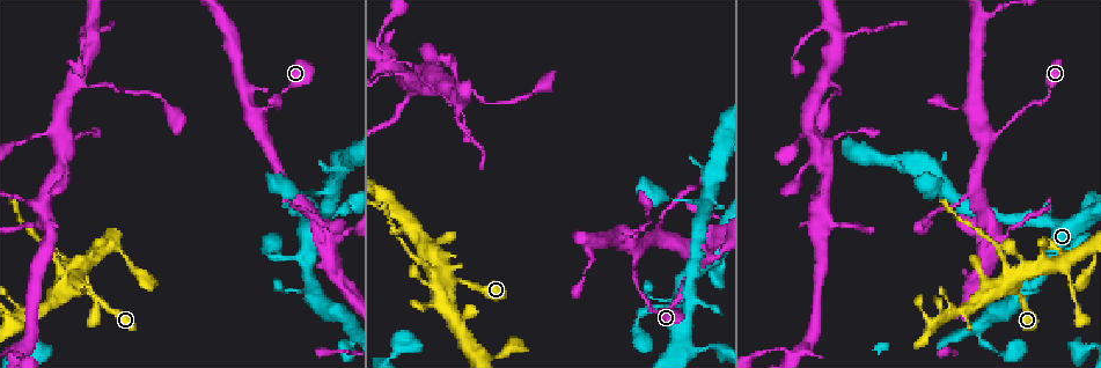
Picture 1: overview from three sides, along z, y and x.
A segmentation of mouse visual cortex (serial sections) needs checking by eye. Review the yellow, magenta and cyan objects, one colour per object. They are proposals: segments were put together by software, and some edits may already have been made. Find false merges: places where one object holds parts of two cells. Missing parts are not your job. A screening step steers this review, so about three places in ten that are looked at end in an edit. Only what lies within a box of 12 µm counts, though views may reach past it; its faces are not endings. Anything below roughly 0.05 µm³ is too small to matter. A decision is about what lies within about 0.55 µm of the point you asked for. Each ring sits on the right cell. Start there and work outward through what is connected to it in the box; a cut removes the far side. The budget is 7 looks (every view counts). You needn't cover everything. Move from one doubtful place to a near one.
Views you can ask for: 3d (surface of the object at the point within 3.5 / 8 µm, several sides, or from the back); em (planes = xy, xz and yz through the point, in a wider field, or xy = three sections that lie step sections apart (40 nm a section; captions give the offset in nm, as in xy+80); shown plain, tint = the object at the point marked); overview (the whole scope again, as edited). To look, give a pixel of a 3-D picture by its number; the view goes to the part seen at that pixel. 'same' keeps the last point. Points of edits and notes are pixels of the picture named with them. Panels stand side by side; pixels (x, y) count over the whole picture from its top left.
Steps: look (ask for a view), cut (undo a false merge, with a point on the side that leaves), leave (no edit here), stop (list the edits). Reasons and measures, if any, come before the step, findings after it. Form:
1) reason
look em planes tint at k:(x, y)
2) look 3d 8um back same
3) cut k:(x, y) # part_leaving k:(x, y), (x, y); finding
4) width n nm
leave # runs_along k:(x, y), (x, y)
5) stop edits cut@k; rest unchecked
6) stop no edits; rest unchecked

four or more arms meet
look 3d 8um at 1:(454, 277)

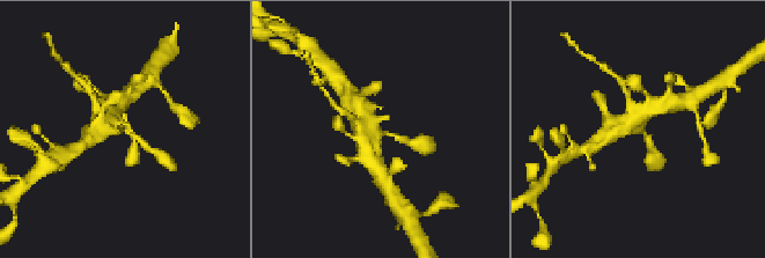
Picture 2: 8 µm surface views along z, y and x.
look em xy step 3 tint at 2:(119, 124)

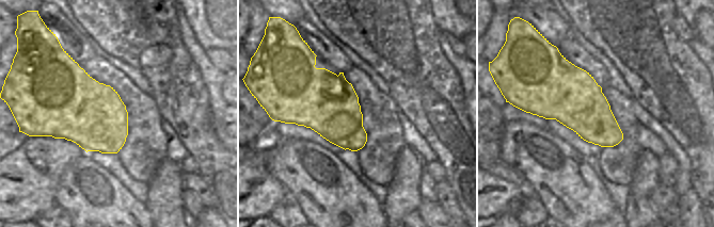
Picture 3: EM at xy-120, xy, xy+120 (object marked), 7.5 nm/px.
leave # one cell here

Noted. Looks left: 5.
three-way junction
look 3d 3.5um back at 1:(687, 349)

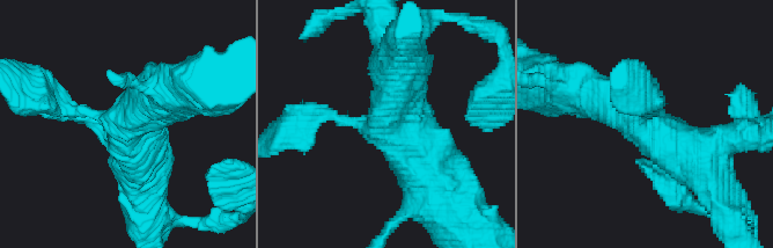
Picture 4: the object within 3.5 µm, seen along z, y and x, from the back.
arms 3; arm_widths 200, 500, 700 nm
look em xy step 1 tint at 4:(119, 121)

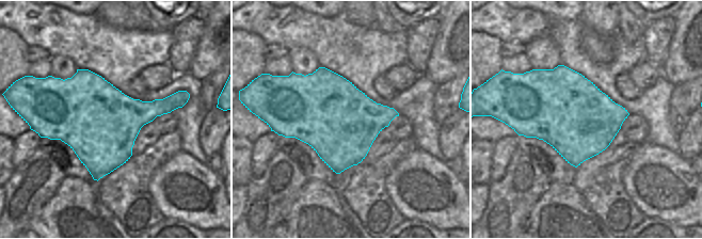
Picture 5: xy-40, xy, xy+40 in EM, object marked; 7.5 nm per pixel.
leave # runs_along 4:(705, 162), (601, 94); continuous, no second cell

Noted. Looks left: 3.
three arms meet
look 3d 3.5um at 1:(973, 191)

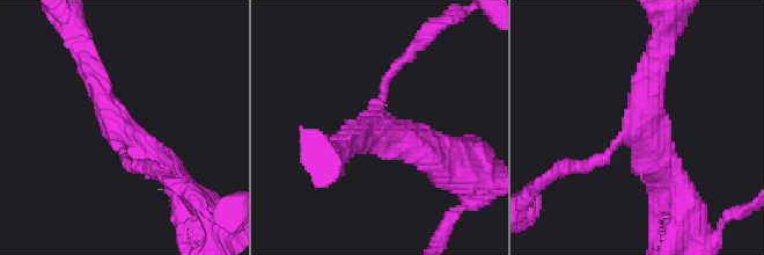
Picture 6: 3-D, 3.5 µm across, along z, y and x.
arms 3; arm_widths 150, 350, 400 nm
look em xy step 3 tint at 6:(645, 127)

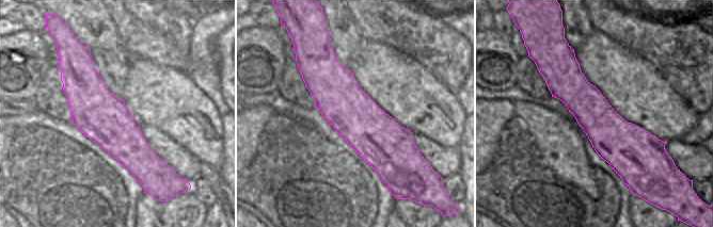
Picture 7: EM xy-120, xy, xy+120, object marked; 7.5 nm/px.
leave # runs_along 6:(85, 57), (112, 115), (177, 179); all the same cell

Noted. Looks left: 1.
stop no edits; rest unchecked

